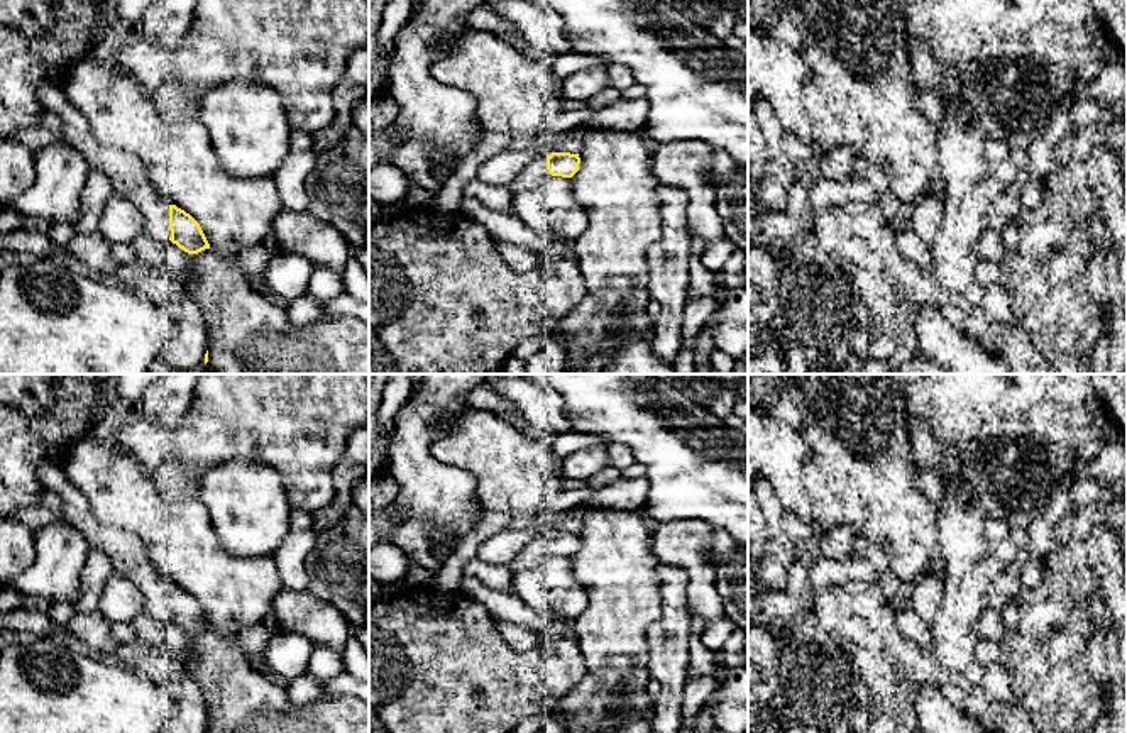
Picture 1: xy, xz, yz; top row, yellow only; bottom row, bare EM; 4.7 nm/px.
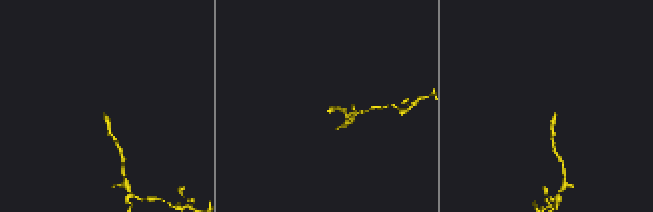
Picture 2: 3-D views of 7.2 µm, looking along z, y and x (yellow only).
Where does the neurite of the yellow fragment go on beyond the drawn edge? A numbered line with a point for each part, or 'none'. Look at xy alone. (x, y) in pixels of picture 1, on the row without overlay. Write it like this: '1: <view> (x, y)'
1: xy (129, 557)

